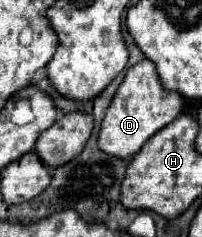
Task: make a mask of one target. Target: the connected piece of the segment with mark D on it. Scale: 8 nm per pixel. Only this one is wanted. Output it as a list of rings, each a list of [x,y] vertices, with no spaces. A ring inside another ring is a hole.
[[[142,59],[140,63],[132,65],[126,71],[124,81],[120,83],[106,111],[106,117],[102,121],[100,135],[98,135],[98,147],[108,155],[114,155],[120,159],[132,159],[140,151],[140,147],[156,131],[172,123],[182,113],[182,109],[184,109],[182,95],[178,95],[178,91],[166,91],[162,87],[162,81],[158,79],[158,71],[154,63],[150,63],[148,59]]]

